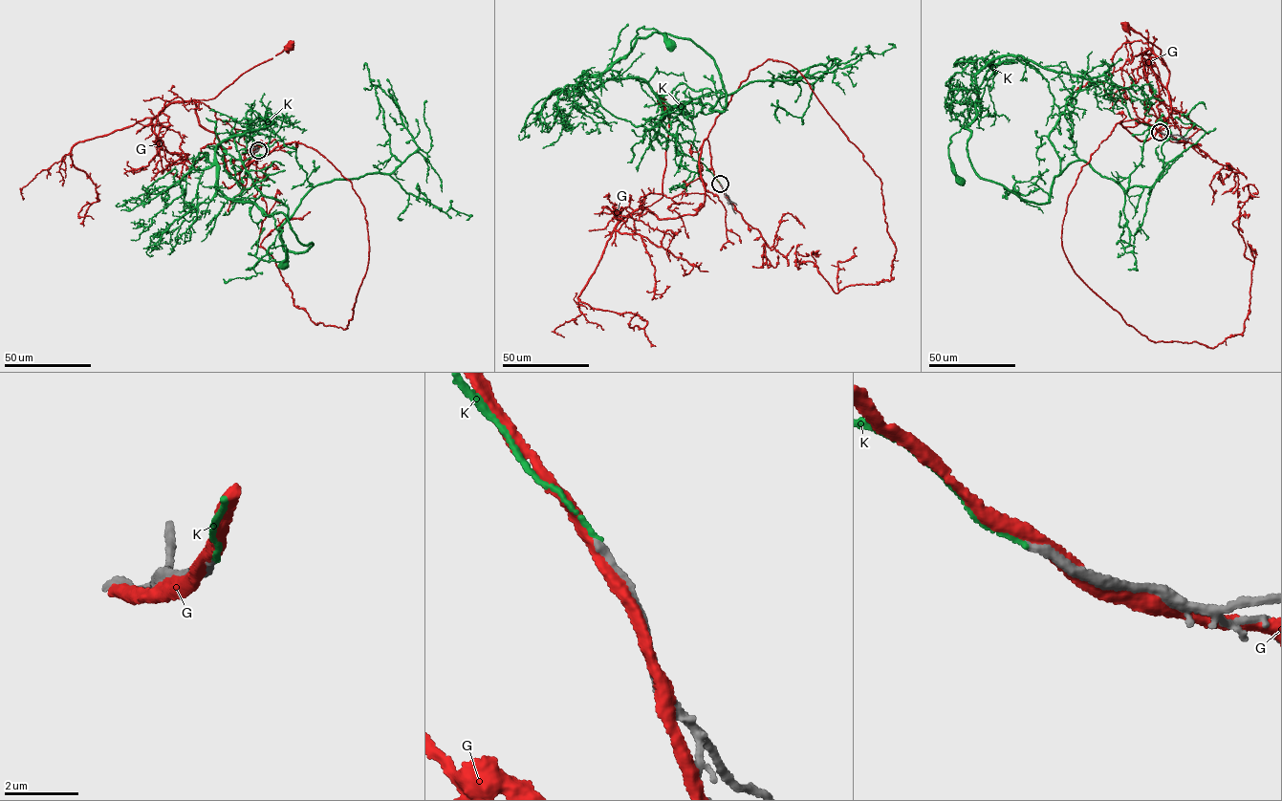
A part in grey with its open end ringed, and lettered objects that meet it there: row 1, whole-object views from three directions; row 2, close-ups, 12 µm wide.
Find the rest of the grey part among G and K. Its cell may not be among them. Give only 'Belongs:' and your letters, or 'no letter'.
Belongs: no letter

